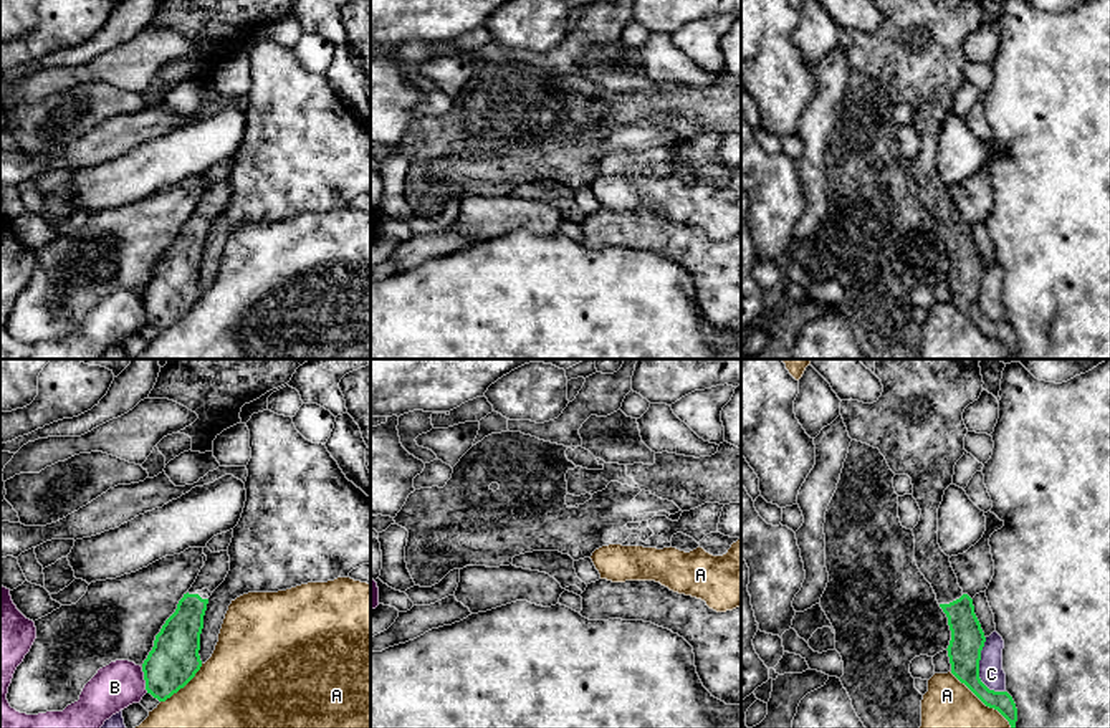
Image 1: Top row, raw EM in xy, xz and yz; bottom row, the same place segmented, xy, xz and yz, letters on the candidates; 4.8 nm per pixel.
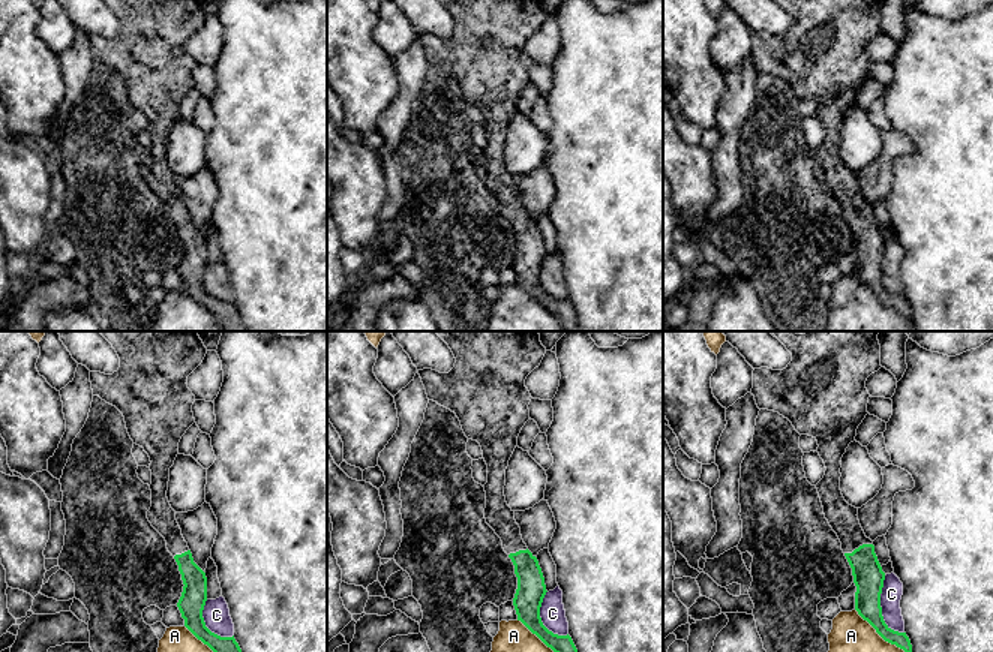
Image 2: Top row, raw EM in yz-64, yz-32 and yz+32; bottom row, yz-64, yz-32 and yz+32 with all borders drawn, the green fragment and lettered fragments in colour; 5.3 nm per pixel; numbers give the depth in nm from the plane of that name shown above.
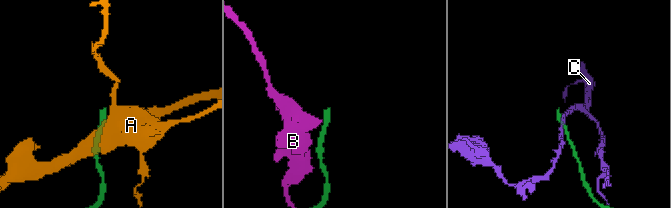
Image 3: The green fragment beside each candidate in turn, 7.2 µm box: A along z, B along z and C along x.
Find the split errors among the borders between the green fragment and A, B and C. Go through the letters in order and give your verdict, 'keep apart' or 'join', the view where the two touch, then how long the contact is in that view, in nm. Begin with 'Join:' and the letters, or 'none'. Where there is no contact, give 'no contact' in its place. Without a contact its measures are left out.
Join: none
A: keep apart; contact in yz; length 420 nm
B: keep apart; contact in xy; length 130 nm
C: keep apart; contact in yz; length 280 nm

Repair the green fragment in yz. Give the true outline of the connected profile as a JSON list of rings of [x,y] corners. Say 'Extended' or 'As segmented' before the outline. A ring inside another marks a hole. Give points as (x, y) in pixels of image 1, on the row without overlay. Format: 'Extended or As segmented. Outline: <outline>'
Extended. Outline: [[[875,0],[883,22],[873,33],[842,30],[840,45],[852,69],[878,78],[895,104],[908,104],[913,127],[921,144],[911,159],[915,165],[915,190],[920,202],[931,213],[936,230],[948,247],[951,270],[948,286],[951,303],[964,313],[986,336],[998,339],[1016,359],[1017,338],[1007,321],[989,319],[979,308],[979,290],[986,266],[974,243],[973,228],[963,222],[958,207],[938,174],[938,137],[945,119],[953,113],[955,94],[964,84],[968,58],[964,38],[983,22],[981,0]]]

